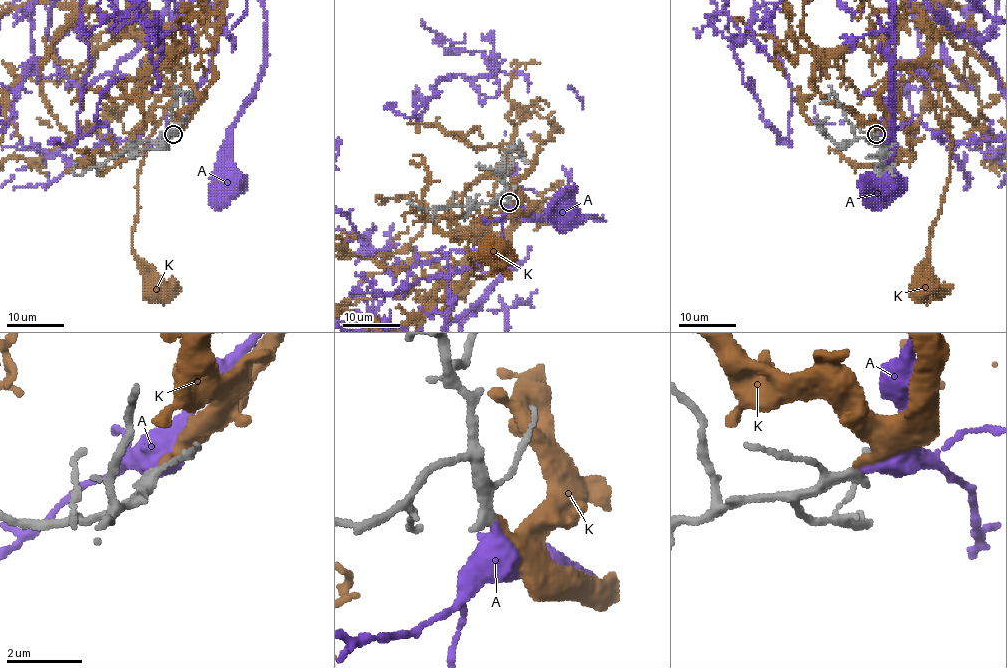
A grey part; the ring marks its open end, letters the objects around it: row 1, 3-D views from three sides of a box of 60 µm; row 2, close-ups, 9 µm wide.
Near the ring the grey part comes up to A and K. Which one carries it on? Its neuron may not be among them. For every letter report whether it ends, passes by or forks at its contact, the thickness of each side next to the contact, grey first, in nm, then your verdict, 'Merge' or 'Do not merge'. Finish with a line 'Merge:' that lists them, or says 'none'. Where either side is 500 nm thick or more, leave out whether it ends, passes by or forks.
A: Thickness 240 nm (grey) against 500 nm. Merge
K: It ends there. Thickness 260 nm (grey) against 240 nm. Do not merge
Merge: A

